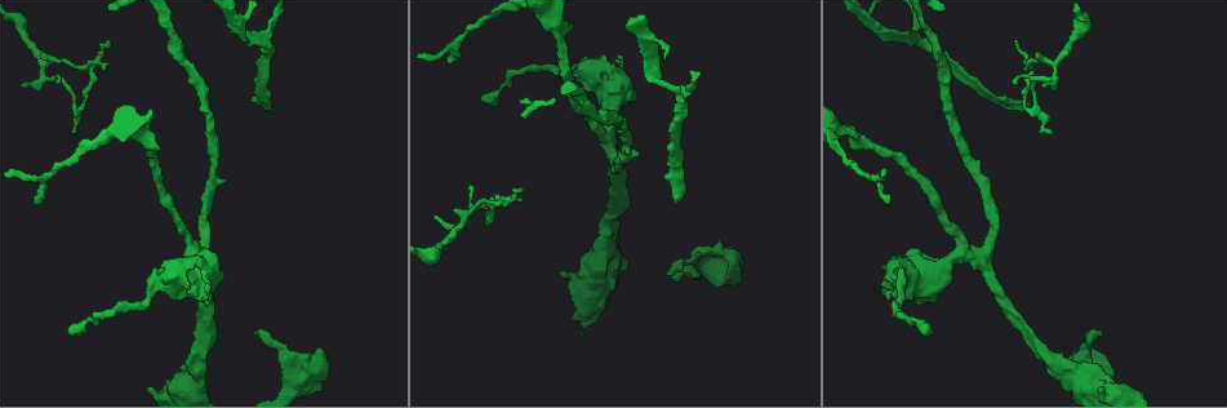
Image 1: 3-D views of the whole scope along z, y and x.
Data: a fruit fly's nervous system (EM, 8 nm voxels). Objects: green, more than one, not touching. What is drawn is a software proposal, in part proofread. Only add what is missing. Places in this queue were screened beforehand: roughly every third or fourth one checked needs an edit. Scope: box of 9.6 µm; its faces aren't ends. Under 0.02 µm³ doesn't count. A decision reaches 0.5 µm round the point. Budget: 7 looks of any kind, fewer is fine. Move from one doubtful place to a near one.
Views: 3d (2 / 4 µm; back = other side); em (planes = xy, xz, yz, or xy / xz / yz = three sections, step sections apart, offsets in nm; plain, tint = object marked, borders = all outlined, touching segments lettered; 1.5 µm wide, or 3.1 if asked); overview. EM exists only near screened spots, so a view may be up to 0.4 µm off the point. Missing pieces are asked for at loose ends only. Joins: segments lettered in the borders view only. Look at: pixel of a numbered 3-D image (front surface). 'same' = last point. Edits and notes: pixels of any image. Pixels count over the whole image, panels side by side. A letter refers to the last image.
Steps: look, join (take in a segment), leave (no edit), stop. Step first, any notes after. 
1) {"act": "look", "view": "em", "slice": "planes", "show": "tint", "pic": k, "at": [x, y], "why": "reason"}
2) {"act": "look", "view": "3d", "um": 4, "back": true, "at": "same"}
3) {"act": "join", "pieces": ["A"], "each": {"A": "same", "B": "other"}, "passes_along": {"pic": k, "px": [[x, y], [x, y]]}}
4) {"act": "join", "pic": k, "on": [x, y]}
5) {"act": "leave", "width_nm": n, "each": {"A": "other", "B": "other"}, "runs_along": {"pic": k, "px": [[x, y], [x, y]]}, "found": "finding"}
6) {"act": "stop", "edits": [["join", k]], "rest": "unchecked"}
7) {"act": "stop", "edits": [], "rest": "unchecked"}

{"act": "look", "view": "em", "slice": "xy", "step": 8, "show": "borders", "pic": 1, "at": [679, 201], "why": "free end"}

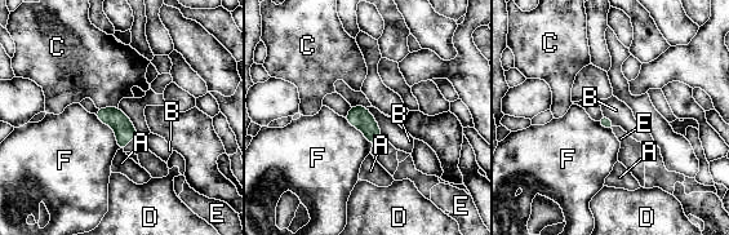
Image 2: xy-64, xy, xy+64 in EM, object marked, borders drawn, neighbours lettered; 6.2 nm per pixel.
{"act": "look", "view": "em", "slice": "xz", "step": 8, "show": "borders", "at": "same", "why": "cut it another way"}

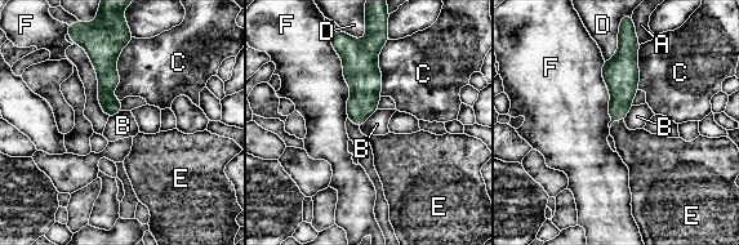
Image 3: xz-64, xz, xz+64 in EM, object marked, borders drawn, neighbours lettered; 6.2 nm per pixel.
{"act": "join", "pieces": ["E"], "longest_contact_nm": ["F", 480], "each": {"A": "other", "B": "other", "C": "other", "D": "other", "E": "same", "F": "other"}, "passes_along": {"pic": 3, "px": [[622, 81], [615, 120], [641, 151]]}, "found": "the cell continues"}

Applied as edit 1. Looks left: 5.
{"act": "look", "view": "3d", "um": 2, "pic": 1, "at": [256, 335], "why": "an open end"}

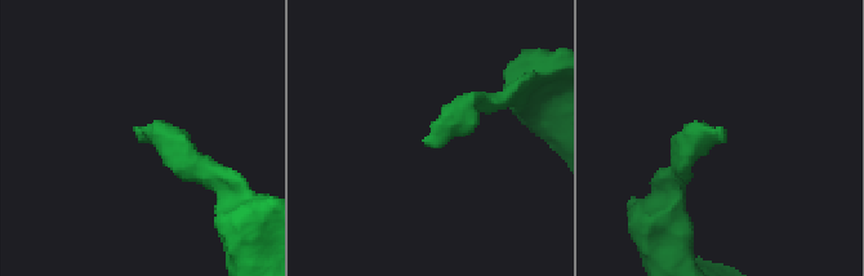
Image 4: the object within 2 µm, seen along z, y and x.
{"act": "look", "view": "em", "um": 3.1, "slice": "planes", "show": "plain", "pic": 4, "at": [141, 139]}

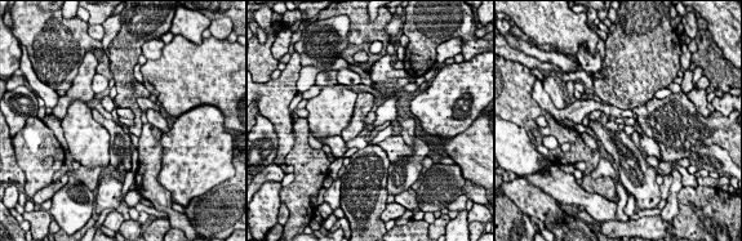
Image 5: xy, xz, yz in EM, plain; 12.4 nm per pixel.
{"act": "look", "view": "em", "um": 3.1, "slice": "planes", "show": "borders", "at": "same"}

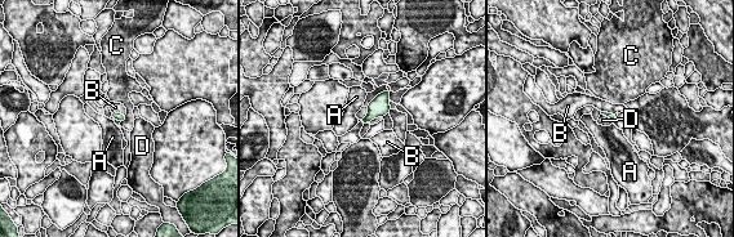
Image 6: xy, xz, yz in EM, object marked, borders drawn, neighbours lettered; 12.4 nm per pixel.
{"act": "leave", "each": {"A": "other", "B": "other", "C": "other", "D": "other"}, "border": {"pic": 6, "px": [[368, 107], [368, 113], [360, 120]]}, "found": "none of them fits"}

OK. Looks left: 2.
{"act": "look", "view": "3d", "um": 4, "pic": 1, "at": [1044, 87], "why": "thin end"}

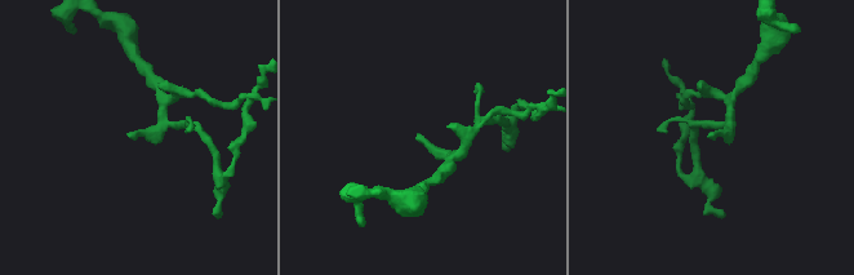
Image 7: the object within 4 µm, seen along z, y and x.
{"act": "look", "view": "em", "slice": "planes", "show": "borders", "pic": 7, "at": [130, 138]}

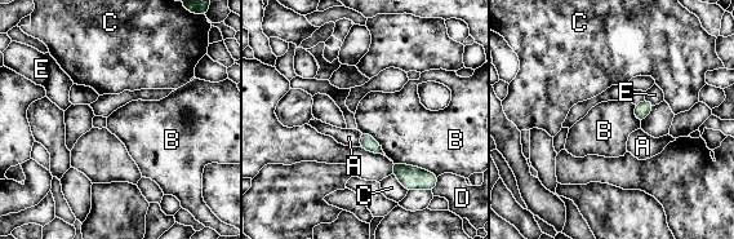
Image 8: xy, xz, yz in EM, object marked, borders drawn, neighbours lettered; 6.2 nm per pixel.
{"act": "leave", "width_nm": 90, "each": {"A": "other", "B": "other", "C": "other", "D": "other", "E": "other"}, "border": {"pic": 8, "px": [[359, 132], [360, 146]]}, "found": "no lettered segment goes on from it"}

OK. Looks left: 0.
{"act": "stop", "edits": [["join", 3]], "rest": "unchecked"}

